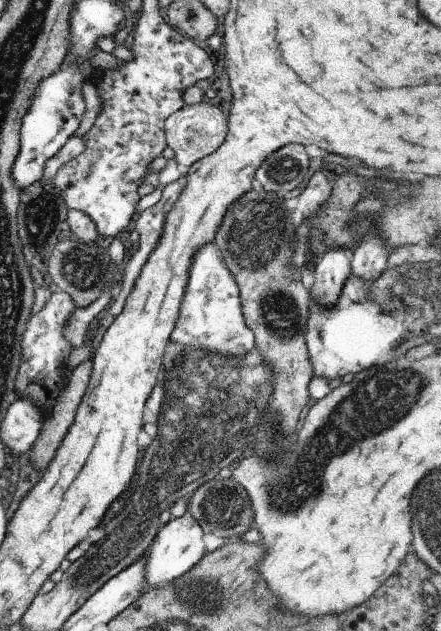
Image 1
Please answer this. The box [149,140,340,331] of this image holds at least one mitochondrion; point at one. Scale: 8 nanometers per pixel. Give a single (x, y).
(258, 231)

